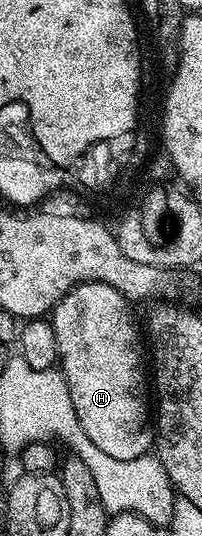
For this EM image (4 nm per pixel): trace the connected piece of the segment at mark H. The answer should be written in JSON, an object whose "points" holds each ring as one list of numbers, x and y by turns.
{"points":[[82,283,78,287,73,287,71,291,64,296,63,299,54,306,52,312,52,322,54,332,56,333,56,345,58,346,58,363,62,375,66,379,68,385,68,393,72,397,72,405,76,409,76,417,80,421,80,429,84,429,84,433,88,433,88,437,92,441,92,445,96,445,96,449,100,449,103,453,108,453,108,457,116,457,116,461,132,461,139,459,142,455,151,454,152,451,152,431,146,426,152,423,152,407,146,404,146,391,148,395,148,379,142,376,142,347,144,351,144,339,138,336,138,327,134,324,134,315,130,312,131,304,116,289,112,289,112,285,104,285,103,283]]}

